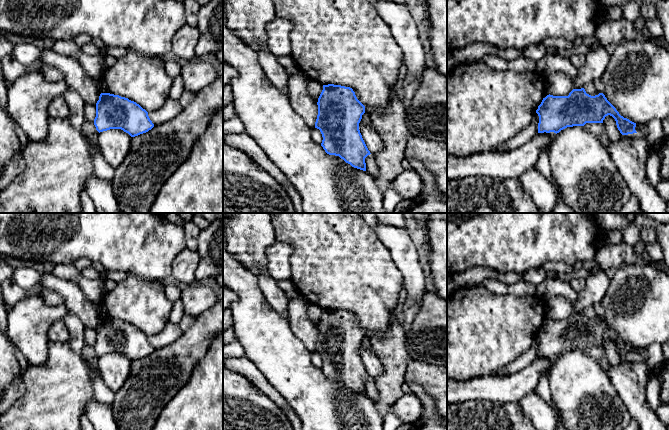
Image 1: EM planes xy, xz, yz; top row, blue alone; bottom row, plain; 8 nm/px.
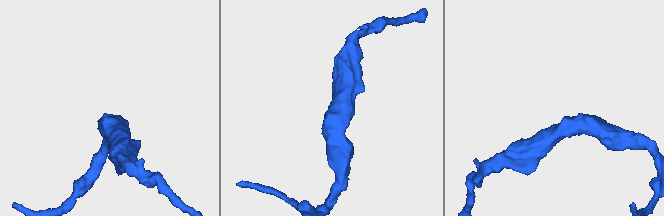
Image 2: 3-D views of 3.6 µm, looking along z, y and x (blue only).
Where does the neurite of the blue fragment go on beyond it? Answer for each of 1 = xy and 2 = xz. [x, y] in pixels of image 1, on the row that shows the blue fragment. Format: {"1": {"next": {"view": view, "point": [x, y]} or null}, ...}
{"1": {"next": null}, "2": {"next": null}}

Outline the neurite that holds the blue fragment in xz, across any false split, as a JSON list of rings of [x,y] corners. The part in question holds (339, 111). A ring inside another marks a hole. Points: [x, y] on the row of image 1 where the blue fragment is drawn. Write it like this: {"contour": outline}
{"contour": [[[334,84],[323,85],[317,105],[315,128],[322,134],[321,146],[325,152],[366,171],[365,158],[371,153],[359,130],[365,106],[357,99],[353,89]]]}

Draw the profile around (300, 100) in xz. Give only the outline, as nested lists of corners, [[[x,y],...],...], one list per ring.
[[[303,73],[292,75],[288,79],[288,98],[293,109],[311,127],[315,128],[318,115],[318,105],[307,93],[309,78]]]

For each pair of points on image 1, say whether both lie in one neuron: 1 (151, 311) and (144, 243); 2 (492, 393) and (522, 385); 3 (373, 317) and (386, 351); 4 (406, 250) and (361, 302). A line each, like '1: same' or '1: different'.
1: different
2: same
3: different
4: different

